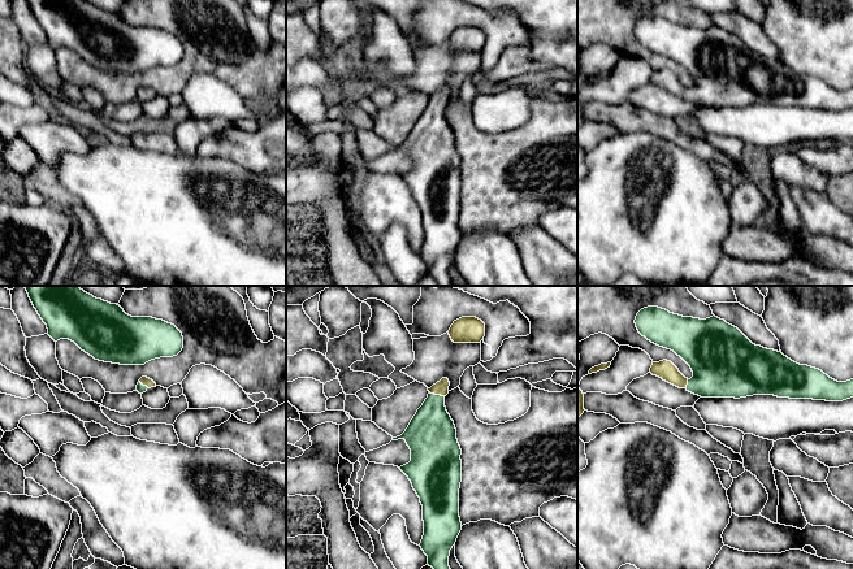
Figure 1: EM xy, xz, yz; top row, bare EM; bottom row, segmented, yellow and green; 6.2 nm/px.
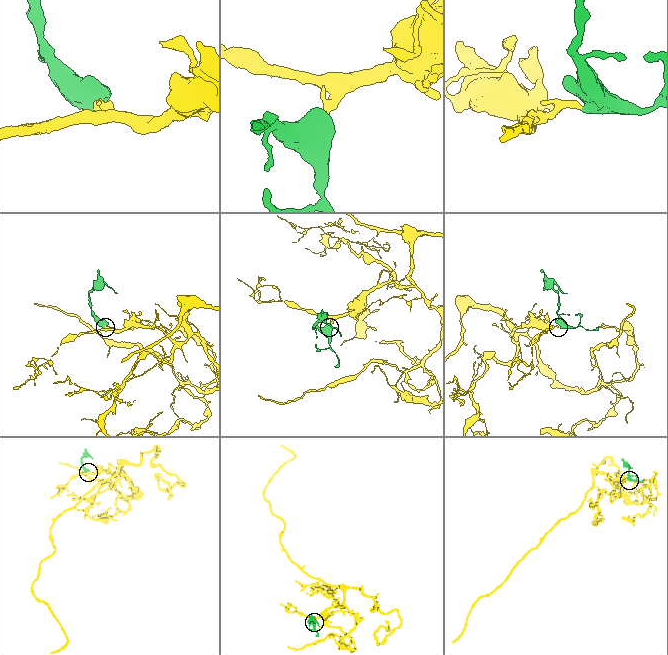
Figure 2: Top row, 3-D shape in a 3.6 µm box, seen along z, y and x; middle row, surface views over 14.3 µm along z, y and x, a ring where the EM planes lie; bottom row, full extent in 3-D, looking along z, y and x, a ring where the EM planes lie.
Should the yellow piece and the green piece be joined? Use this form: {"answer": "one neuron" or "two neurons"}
{"answer": "one neuron"}

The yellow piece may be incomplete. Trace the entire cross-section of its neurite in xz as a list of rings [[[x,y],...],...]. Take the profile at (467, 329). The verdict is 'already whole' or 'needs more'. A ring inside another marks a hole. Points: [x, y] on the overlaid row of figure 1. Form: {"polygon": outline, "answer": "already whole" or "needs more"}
{"polygon": [[[462,317],[451,325],[449,335],[454,343],[481,343],[485,323],[476,317]]], "answer": "already whole"}

